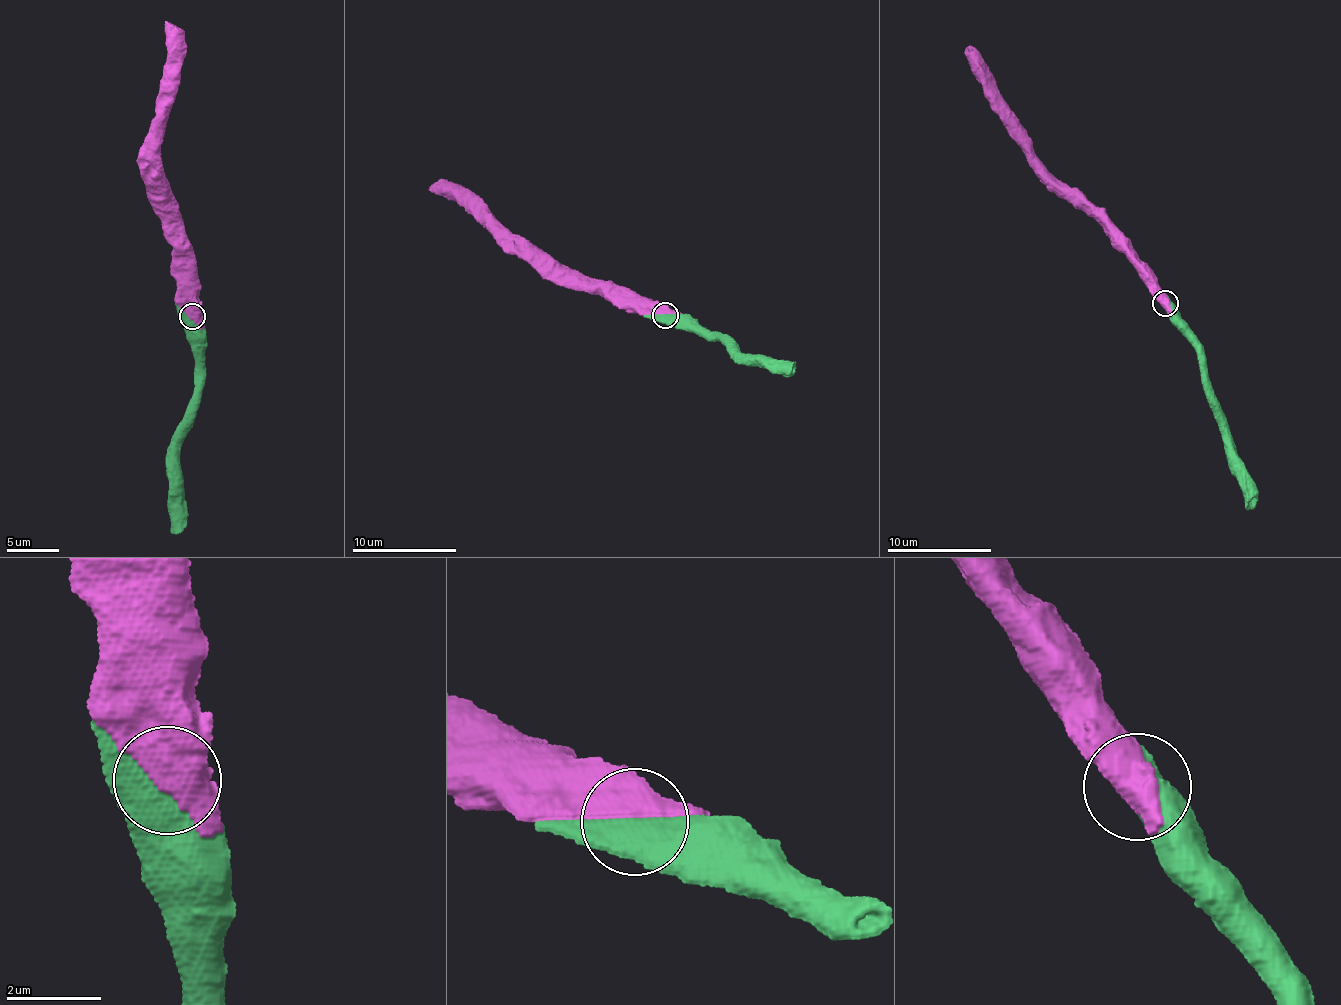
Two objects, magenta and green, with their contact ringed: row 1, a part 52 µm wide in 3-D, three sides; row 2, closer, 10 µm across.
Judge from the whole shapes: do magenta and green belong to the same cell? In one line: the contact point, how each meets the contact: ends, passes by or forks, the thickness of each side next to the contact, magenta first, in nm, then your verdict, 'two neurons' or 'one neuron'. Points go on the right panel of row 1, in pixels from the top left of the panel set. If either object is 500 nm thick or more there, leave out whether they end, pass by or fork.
(1165, 303) | 600/650 nm | one neuron

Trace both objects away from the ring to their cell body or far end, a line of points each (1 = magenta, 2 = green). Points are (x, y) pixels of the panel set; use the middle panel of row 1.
1: (665, 315), (643, 311), (624, 299), (610, 296), (515, 238), (499, 234), (491, 221), (430, 186)
2: (665, 315), (729, 336), (746, 356), (762, 354), (785, 363), (791, 371)

